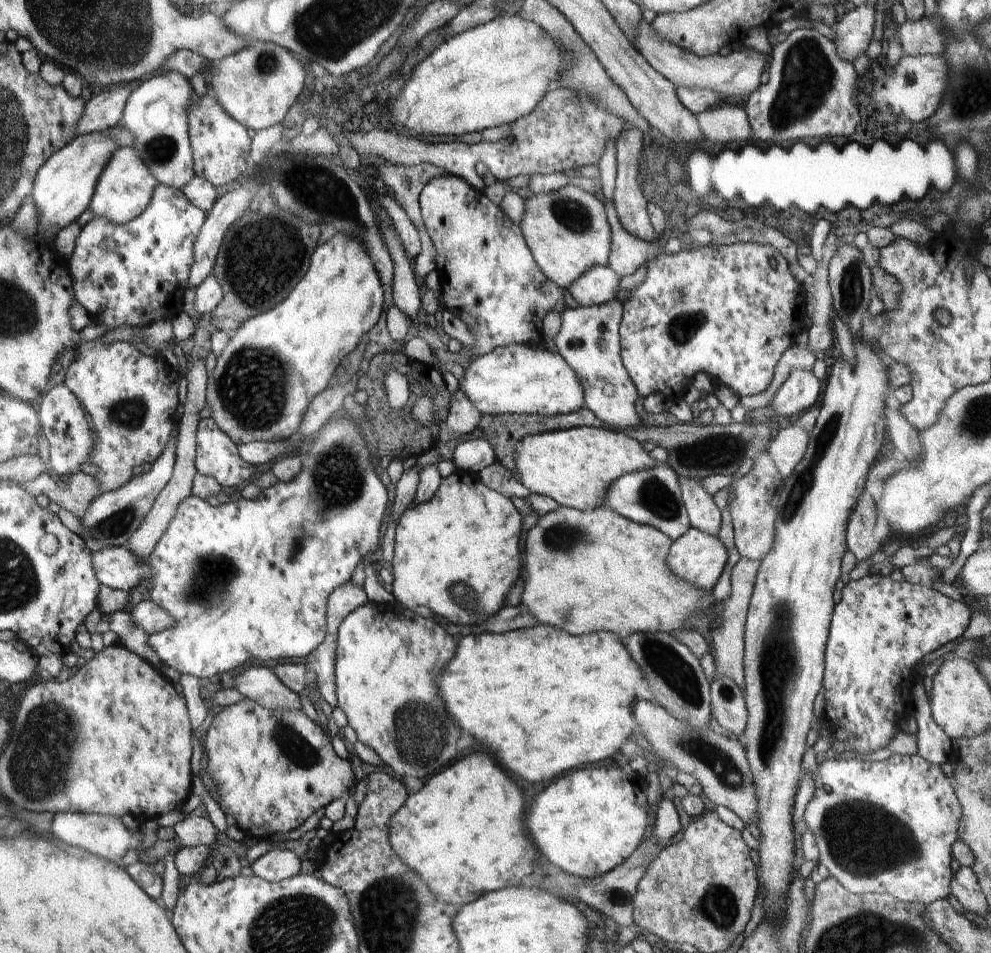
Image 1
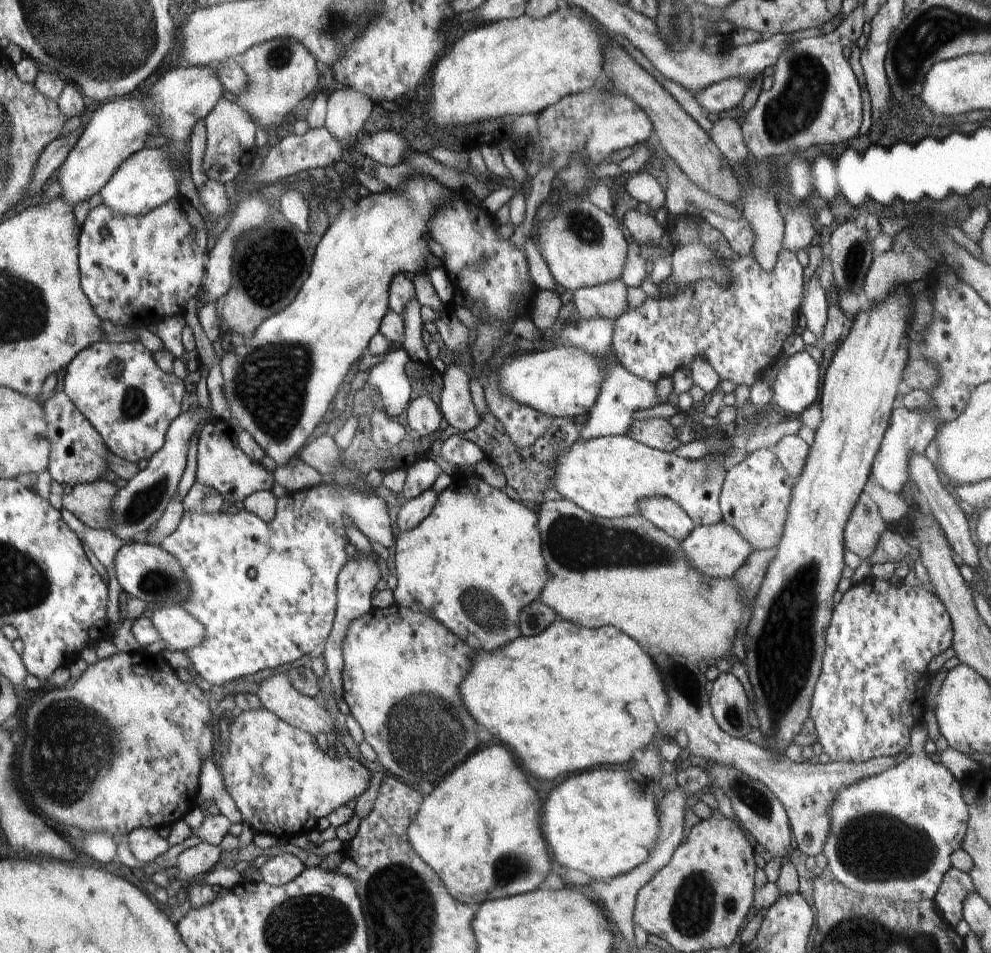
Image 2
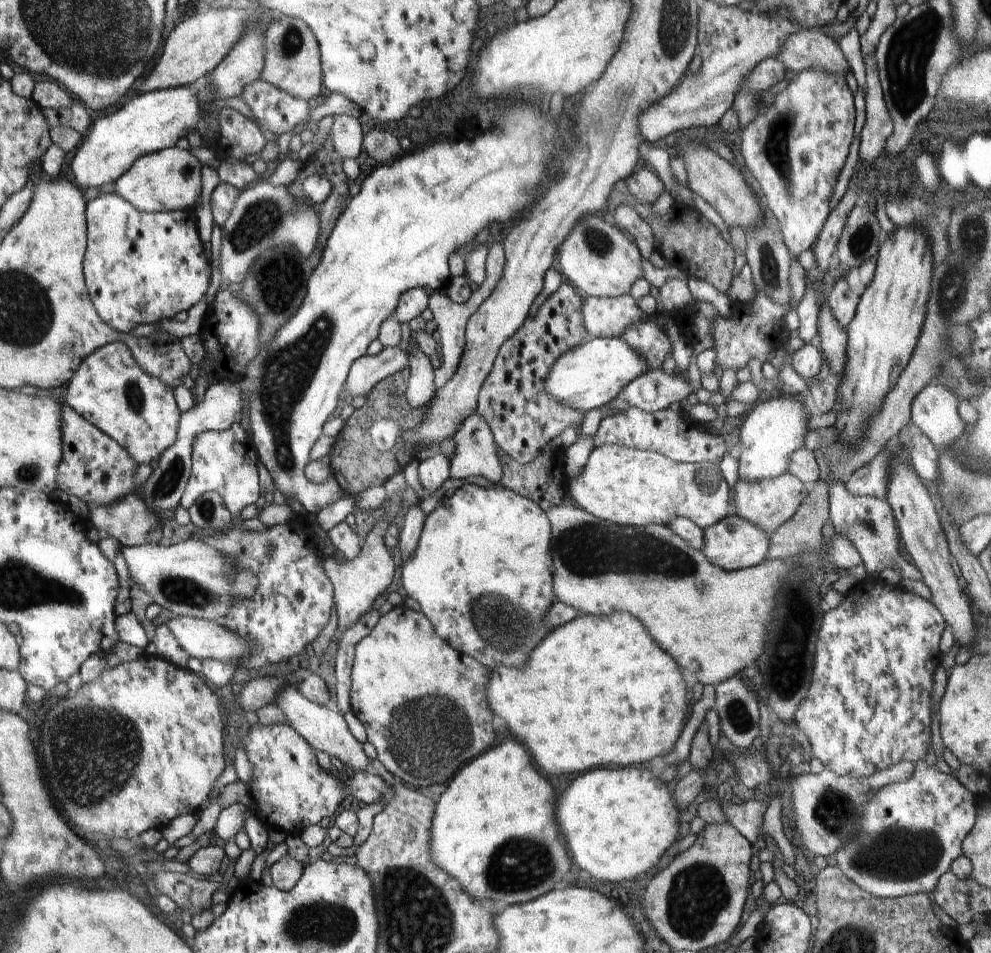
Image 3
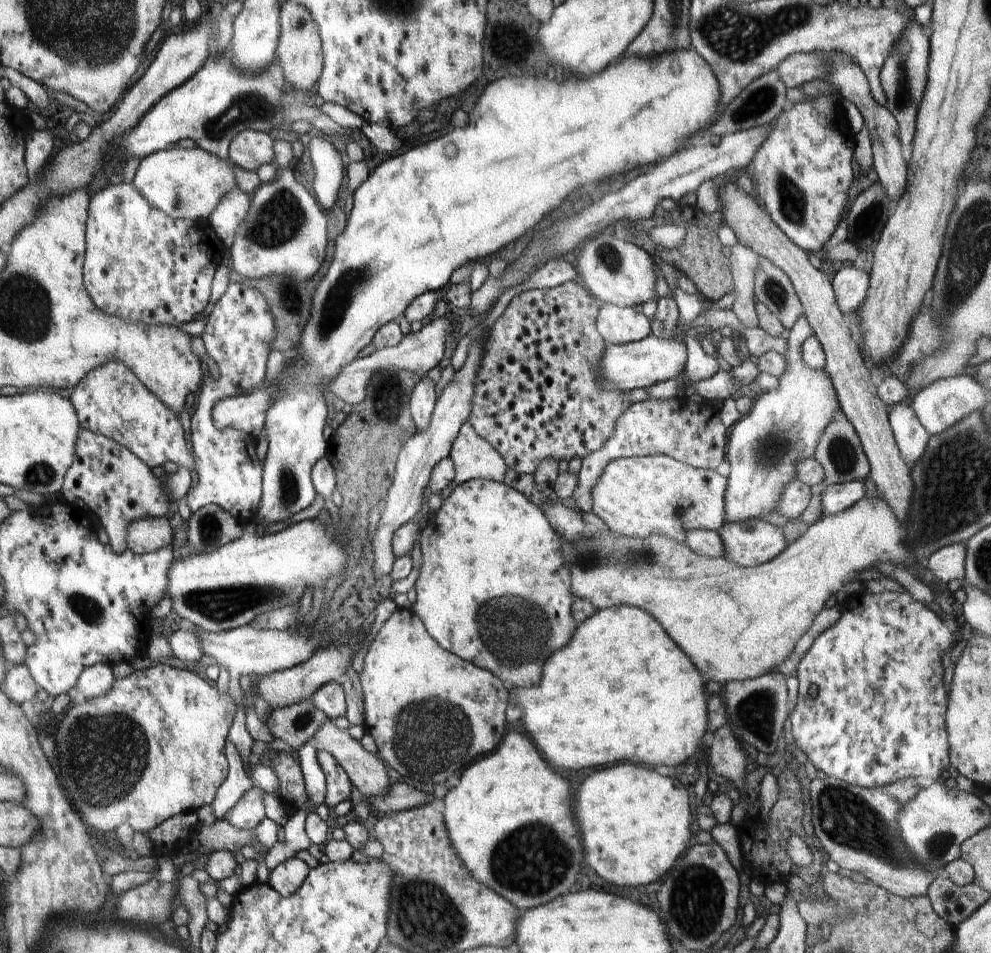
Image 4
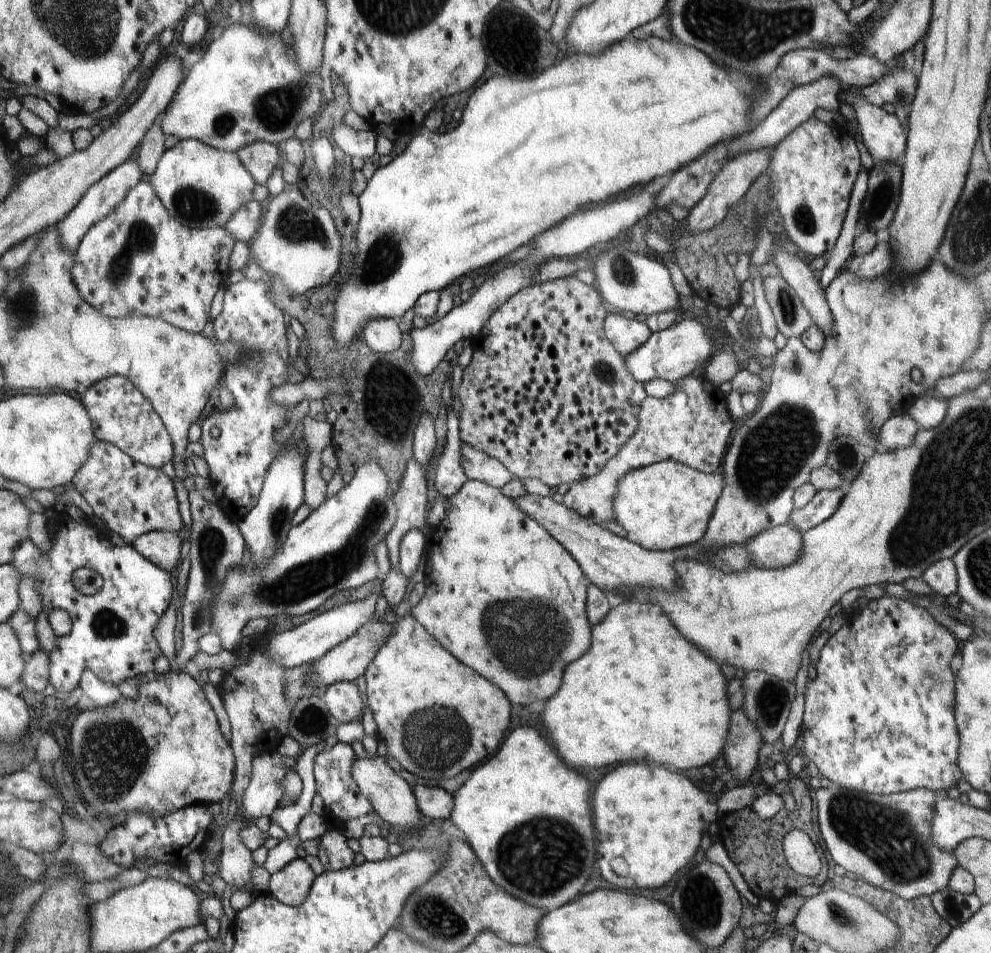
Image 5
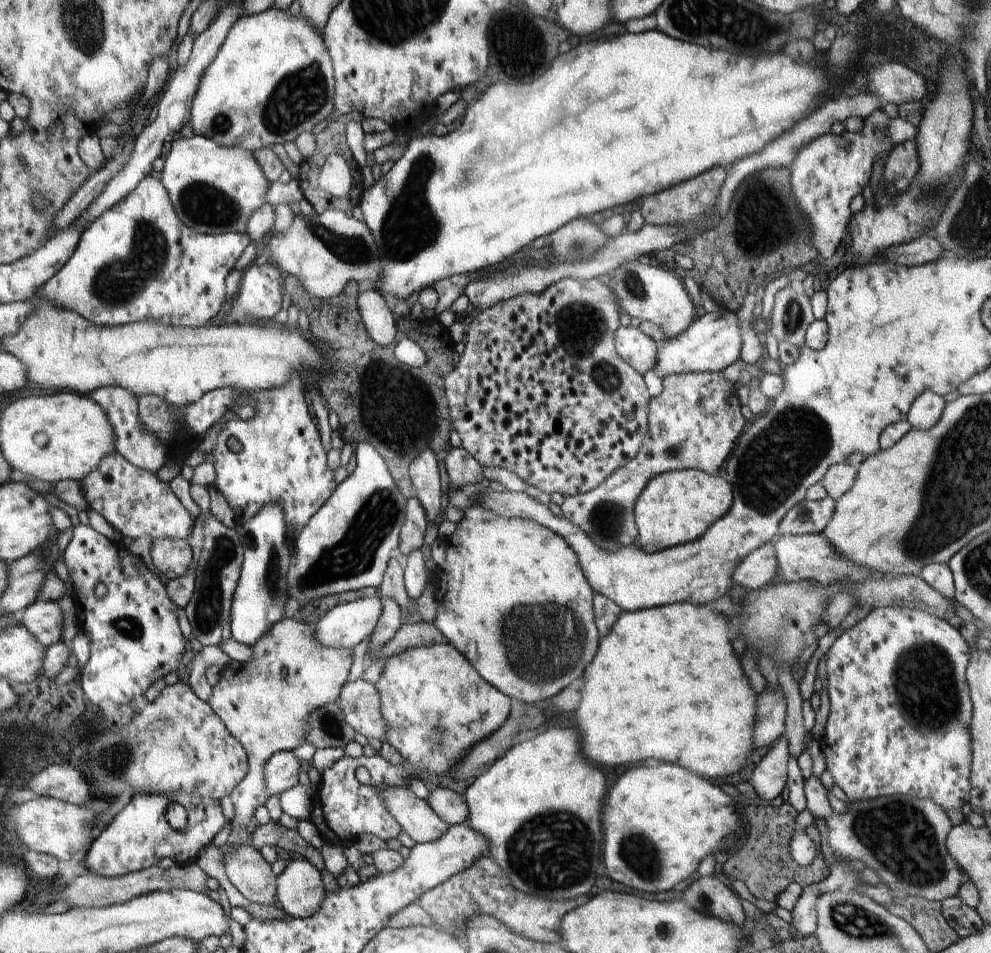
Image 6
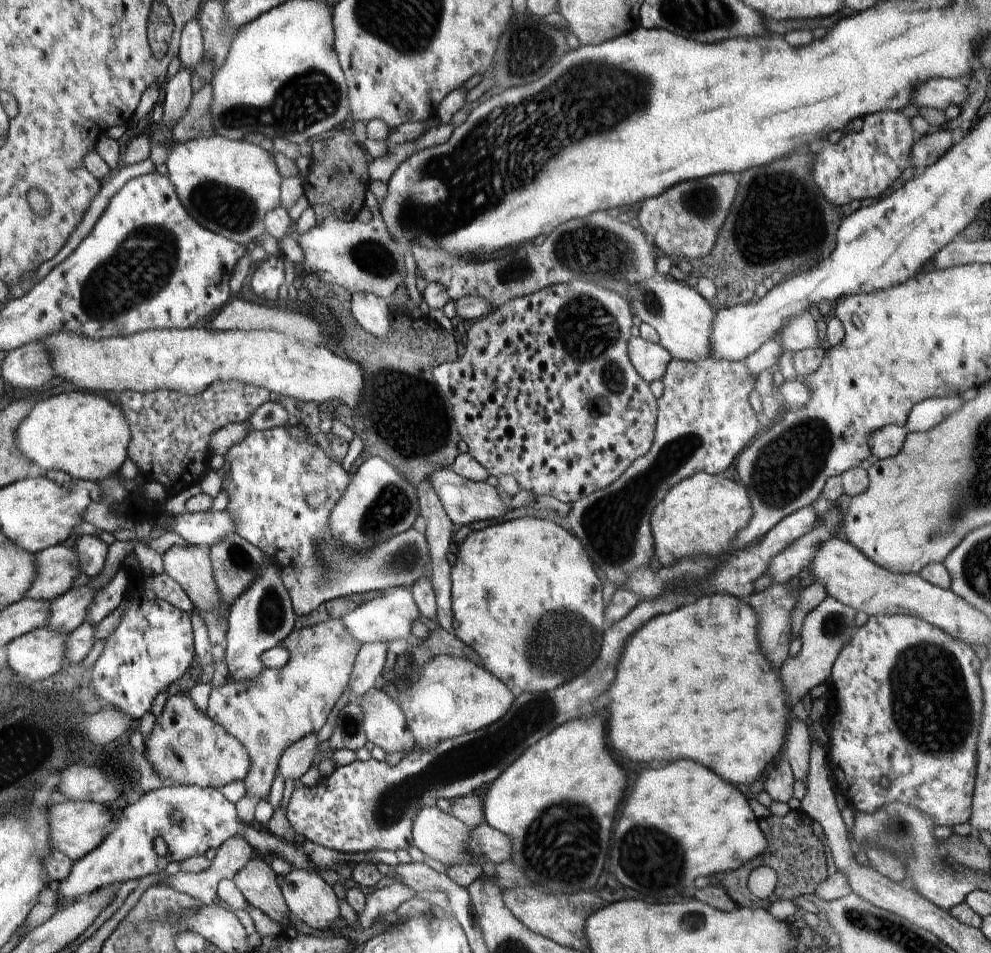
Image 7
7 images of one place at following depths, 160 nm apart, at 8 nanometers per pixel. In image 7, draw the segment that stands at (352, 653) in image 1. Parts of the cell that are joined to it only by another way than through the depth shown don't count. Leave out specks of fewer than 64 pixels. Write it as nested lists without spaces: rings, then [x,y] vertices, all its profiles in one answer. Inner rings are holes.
[[[436,655],[422,669],[421,678],[416,683],[411,682],[411,687],[404,693],[400,693],[396,702],[404,713],[415,744],[422,748],[432,748],[438,744],[438,741],[478,731],[498,722],[510,710],[515,697],[515,692],[498,677],[471,660],[450,655]]]

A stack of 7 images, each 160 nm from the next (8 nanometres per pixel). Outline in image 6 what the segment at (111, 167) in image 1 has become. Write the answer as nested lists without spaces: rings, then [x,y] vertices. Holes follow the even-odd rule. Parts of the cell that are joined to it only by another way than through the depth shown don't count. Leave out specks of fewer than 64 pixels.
[[[192,135],[189,139],[184,137],[177,139],[173,138],[167,147],[164,155],[164,168],[161,171],[162,176],[160,180],[162,184],[166,187],[168,191],[168,196],[170,197],[170,202],[173,204],[174,210],[177,212],[178,218],[182,222],[193,228],[196,232],[205,234],[205,235],[221,235],[226,233],[246,233],[247,232],[247,222],[248,219],[252,216],[254,211],[257,211],[264,203],[266,203],[266,193],[268,192],[270,181],[265,177],[265,172],[260,168],[257,158],[253,155],[252,151],[242,148],[241,146],[225,147],[219,144],[216,144],[214,140],[208,138],[204,135]]]

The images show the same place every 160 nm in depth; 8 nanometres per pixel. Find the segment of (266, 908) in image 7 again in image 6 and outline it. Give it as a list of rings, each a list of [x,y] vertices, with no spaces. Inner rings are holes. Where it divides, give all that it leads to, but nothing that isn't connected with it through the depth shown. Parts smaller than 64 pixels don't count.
[[[250,842],[237,845],[225,864],[232,886],[248,900],[273,905],[277,900],[276,877],[271,864]]]

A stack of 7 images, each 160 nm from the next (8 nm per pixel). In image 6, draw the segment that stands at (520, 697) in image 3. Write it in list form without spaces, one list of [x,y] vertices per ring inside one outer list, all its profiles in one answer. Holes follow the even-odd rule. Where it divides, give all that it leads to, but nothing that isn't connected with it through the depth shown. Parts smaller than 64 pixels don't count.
[[[674,603],[673,605],[662,605],[661,607],[634,612],[624,611],[620,614],[612,630],[599,642],[598,650],[592,662],[585,668],[584,680],[586,680],[586,685],[580,692],[582,702],[580,702],[580,708],[574,711],[576,712],[574,714],[576,722],[573,726],[581,736],[581,754],[588,761],[598,762],[604,766],[622,766],[622,764],[636,764],[636,762],[642,762],[648,758],[656,758],[662,762],[682,764],[684,768],[690,768],[692,772],[698,772],[700,776],[706,776],[706,778],[730,776],[736,772],[742,773],[744,767],[747,767],[747,764],[750,765],[750,754],[755,748],[753,736],[757,726],[756,704],[758,704],[758,696],[756,696],[748,676],[744,674],[740,660],[732,648],[732,638],[738,634],[734,634],[734,630],[732,630],[732,626],[730,626],[724,613],[707,606]]]

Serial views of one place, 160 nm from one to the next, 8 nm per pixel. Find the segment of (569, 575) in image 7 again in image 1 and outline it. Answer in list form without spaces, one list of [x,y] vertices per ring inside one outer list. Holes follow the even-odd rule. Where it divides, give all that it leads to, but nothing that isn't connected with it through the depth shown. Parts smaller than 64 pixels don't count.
[[[455,471],[442,478],[432,500],[408,507],[396,526],[391,593],[395,601],[411,611],[417,606],[425,606],[452,624],[471,628],[482,626],[505,606],[512,586],[522,576],[524,560],[520,536],[523,519],[511,500],[488,488],[475,475]]]

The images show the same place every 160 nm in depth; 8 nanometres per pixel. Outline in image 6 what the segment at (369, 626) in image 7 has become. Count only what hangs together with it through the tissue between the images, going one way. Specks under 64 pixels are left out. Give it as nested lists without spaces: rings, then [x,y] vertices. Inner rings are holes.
[[[366,597],[335,606],[315,623],[317,639],[325,647],[352,650],[374,632],[384,610],[382,597]]]

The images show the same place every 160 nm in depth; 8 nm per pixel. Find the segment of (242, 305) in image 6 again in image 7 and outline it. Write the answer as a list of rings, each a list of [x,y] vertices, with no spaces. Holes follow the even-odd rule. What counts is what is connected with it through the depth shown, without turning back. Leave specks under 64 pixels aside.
[[[271,255],[262,260],[252,274],[250,286],[264,300],[278,299],[278,288],[284,284],[284,261],[282,255]]]

